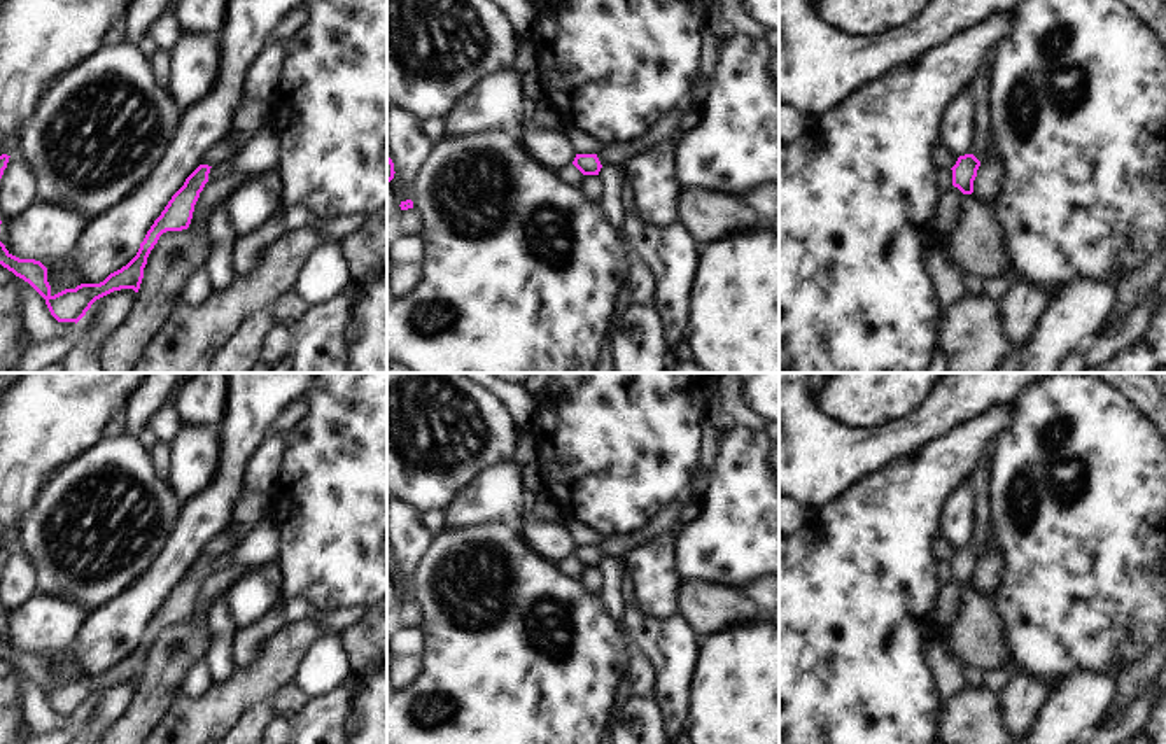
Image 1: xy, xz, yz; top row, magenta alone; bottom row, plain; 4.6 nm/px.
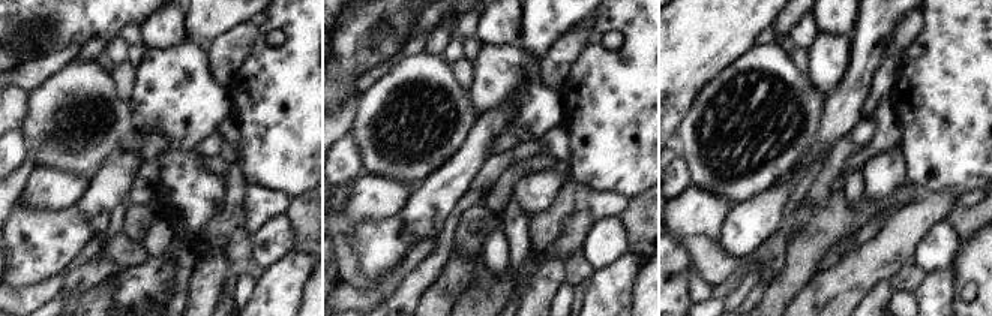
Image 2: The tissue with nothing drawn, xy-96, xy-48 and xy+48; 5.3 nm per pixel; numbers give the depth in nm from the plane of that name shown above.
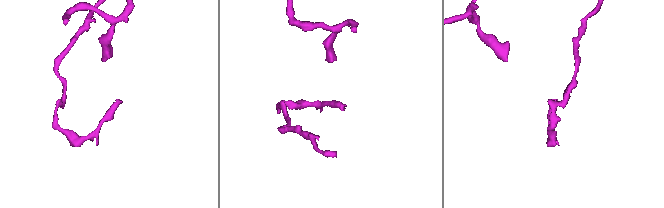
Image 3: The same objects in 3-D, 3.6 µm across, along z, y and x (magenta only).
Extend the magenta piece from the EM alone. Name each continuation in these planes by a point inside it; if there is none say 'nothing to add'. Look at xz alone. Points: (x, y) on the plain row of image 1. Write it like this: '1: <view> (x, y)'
nothing to add.

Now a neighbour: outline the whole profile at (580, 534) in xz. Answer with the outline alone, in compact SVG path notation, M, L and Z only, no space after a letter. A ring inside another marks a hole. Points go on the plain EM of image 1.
M564 516L562 525L574 546L597 546L602 539L601 534L587 527L583 522Z

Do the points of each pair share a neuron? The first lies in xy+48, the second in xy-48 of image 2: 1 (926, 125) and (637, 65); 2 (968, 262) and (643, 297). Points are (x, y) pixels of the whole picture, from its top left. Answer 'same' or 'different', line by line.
1: same
2: same

